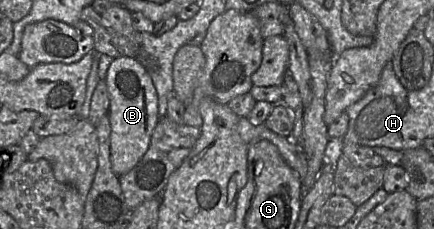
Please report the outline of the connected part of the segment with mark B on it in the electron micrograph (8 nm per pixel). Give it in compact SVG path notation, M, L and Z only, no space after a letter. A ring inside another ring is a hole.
M127 56L114 58L107 71L106 84L110 99L110 159L113 172L120 177L129 172L149 148L151 135L160 118L157 92L143 64Z

